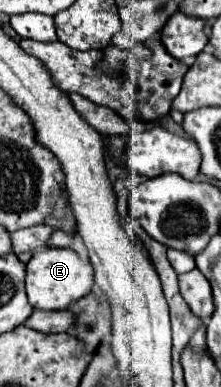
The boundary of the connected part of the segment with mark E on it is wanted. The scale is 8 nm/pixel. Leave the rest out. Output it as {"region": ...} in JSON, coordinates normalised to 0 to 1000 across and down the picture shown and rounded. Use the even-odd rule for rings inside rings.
{"region":[[[190,641],[145,656],[118,687],[118,760],[163,801],[281,801],[389,765],[425,739],[425,693],[407,672],[362,667],[326,641]]]}

